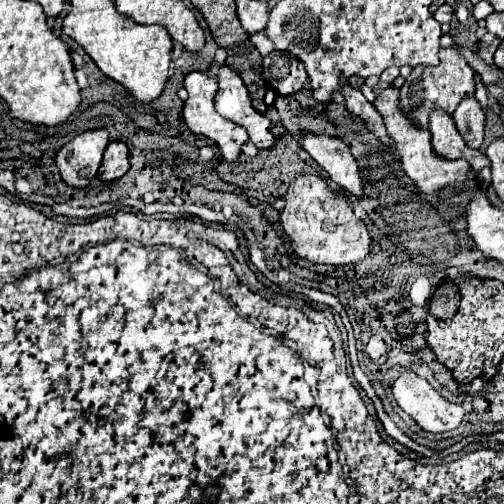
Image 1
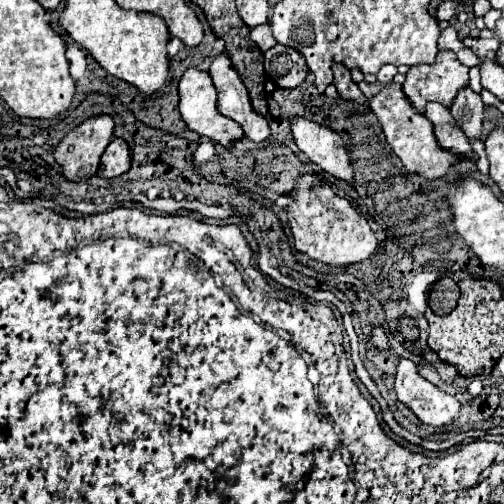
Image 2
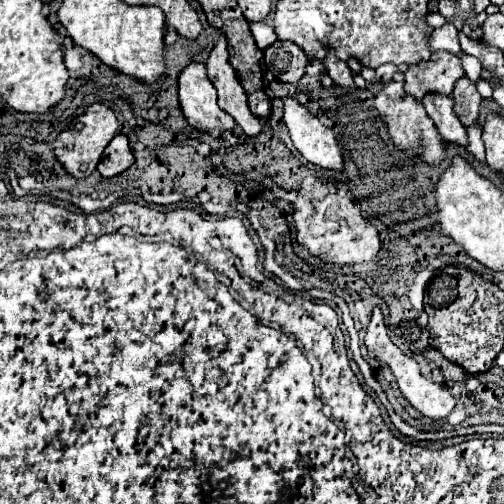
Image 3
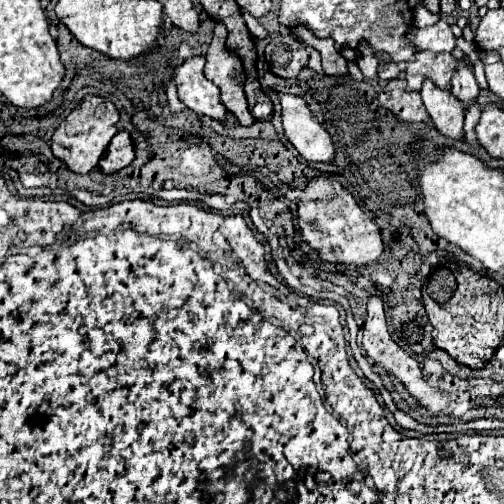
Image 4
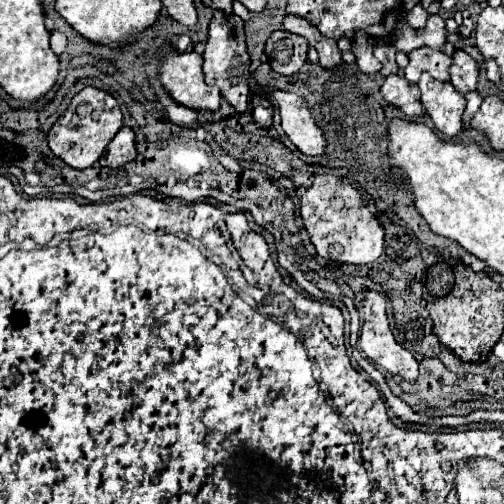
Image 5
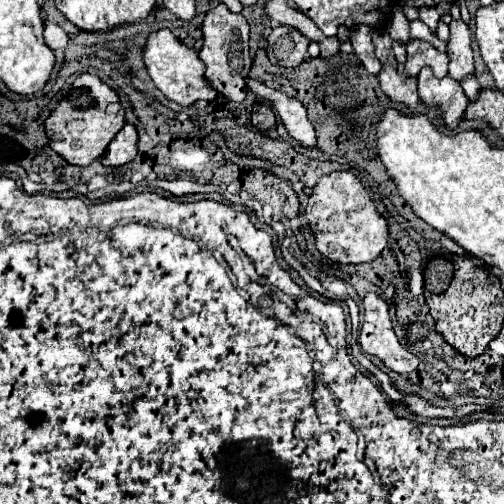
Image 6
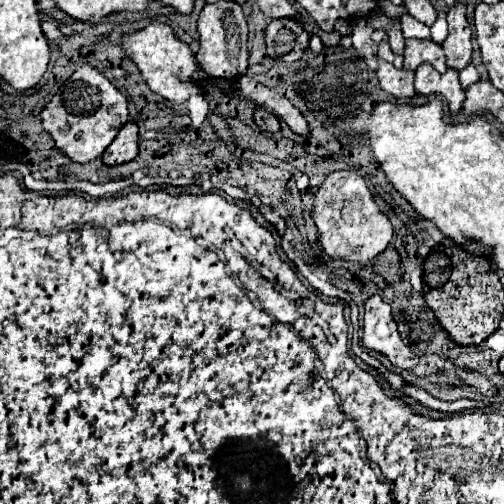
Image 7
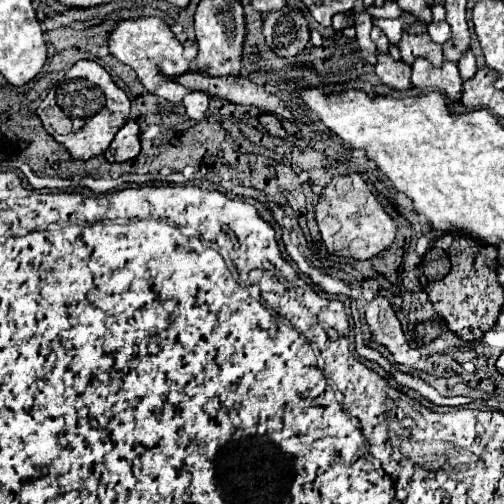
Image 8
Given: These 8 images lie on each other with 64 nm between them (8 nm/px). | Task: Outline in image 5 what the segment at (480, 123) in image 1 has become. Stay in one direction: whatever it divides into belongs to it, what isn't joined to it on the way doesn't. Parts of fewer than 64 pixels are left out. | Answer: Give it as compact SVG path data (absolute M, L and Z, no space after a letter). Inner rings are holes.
M462 48L454 50L452 60L454 62L452 62L452 68L450 68L450 82L462 94L466 94L468 90L474 90L476 80L478 80L478 64L476 64L476 60Z

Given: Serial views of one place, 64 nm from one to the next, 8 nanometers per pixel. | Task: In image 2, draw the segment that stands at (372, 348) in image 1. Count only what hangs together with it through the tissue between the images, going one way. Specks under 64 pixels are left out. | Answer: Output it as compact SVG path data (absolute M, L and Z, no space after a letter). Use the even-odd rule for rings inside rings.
M376 324L372 328L372 336L370 336L370 342L380 350L380 352L390 352L390 346L388 346L388 338L386 338L386 332L380 324Z

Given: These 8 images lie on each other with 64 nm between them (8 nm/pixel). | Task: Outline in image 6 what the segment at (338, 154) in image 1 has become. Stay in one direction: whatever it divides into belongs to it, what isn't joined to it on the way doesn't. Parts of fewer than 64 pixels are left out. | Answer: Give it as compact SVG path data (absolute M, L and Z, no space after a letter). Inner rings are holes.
M248 78L246 80L248 90L264 104L268 104L276 114L280 114L288 134L292 134L294 140L298 140L304 146L316 146L316 132L306 116L306 108L292 96L286 96L284 92L272 90L266 84Z

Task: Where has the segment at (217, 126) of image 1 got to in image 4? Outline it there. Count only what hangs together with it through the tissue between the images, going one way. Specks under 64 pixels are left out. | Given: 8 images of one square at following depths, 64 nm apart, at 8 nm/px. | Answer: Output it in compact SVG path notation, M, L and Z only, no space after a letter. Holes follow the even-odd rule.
M204 56L186 58L174 68L174 82L178 88L178 98L196 114L210 116L214 120L224 120L226 108L220 102L220 90L204 78Z

